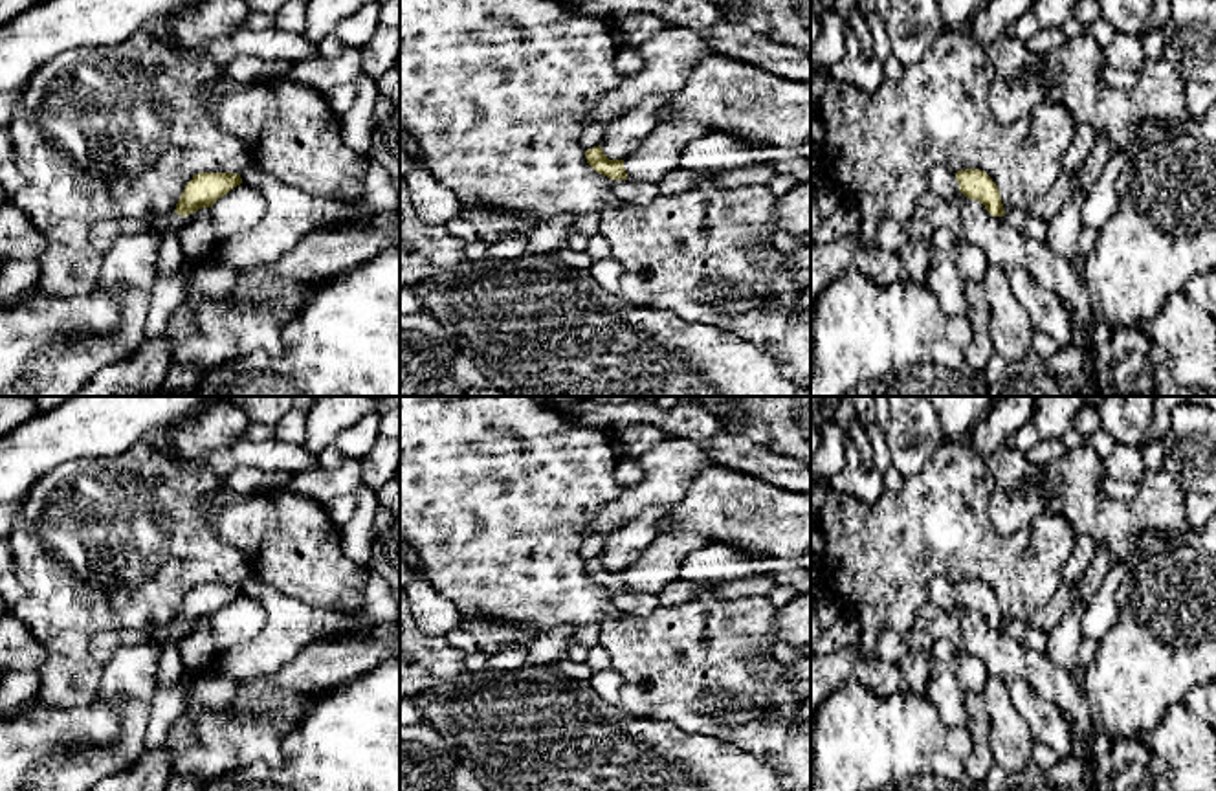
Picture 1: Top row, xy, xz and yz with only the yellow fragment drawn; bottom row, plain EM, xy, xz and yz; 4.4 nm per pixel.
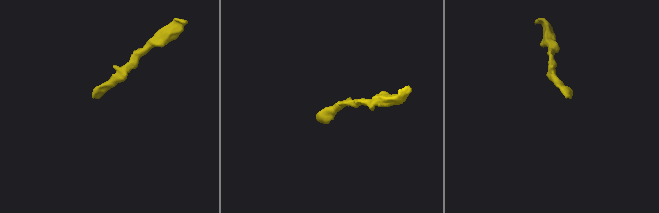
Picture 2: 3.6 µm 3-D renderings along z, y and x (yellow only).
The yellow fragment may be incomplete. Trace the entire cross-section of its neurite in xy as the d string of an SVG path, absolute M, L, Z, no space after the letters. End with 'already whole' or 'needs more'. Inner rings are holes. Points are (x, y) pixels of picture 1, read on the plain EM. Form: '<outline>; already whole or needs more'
M198 584L187 593L176 620L160 631L149 633L149 644L158 650L180 642L185 628L202 618L211 618L218 609L227 606L233 598L240 596L240 585L233 584Z; needs more

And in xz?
M592 558L585 562L587 574L600 585L611 591L627 591L627 584L624 580L624 571L609 571L602 558Z; already whole

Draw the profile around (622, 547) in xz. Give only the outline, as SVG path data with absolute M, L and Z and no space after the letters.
M644 508L631 523L613 532L600 554L609 571L625 571L658 536L664 536L664 523L671 508Z

